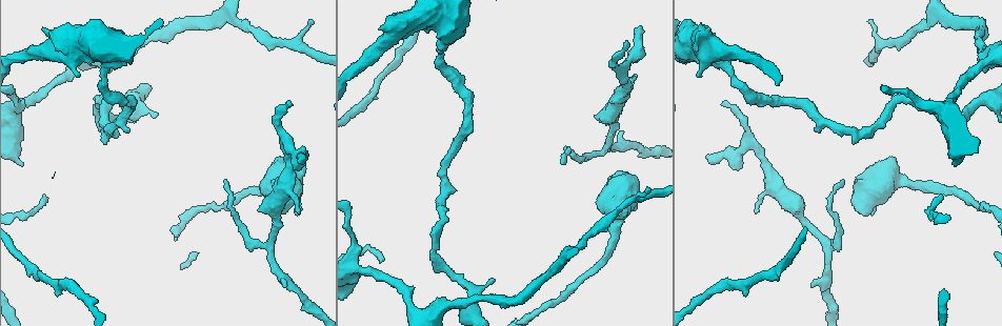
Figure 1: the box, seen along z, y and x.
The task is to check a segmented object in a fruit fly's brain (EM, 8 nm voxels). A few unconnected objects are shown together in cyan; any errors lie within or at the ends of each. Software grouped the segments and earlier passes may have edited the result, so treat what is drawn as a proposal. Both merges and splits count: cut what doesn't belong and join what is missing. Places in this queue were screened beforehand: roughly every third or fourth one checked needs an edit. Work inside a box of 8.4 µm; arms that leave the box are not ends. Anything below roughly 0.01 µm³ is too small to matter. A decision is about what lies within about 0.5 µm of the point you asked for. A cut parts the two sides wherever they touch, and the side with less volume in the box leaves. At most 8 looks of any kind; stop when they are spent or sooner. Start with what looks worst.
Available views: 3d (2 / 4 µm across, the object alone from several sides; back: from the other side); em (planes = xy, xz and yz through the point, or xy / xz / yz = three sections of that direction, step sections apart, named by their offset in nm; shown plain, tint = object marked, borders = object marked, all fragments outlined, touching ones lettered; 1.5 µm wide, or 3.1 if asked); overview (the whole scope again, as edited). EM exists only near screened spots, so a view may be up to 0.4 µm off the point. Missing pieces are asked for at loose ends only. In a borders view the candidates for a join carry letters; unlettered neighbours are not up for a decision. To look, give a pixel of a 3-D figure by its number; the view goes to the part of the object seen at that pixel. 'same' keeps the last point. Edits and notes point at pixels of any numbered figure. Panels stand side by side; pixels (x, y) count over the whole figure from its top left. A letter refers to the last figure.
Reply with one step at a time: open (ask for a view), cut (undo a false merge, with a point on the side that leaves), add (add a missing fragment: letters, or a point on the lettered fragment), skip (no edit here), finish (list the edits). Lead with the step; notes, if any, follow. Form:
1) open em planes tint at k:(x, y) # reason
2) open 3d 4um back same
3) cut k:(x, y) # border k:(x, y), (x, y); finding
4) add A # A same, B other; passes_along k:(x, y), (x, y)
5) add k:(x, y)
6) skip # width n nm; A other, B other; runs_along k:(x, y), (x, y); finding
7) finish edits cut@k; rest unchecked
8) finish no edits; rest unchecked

open 3d 2um at 1:(44, 193) # long arm stops here

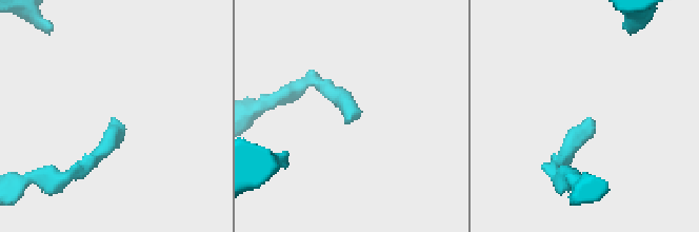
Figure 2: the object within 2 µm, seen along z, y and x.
open em planes borders at 2:(348, 121)

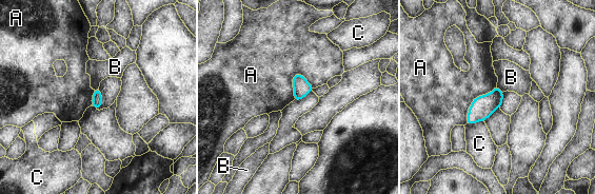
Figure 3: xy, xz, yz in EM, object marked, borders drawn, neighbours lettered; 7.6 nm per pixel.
skip # A other, B other, C other; border 3:(496, 84), (472, 101), (464, 123); none of them fits

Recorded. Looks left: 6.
open em yz step 8 borders at 1:(649, 187) # tapers out

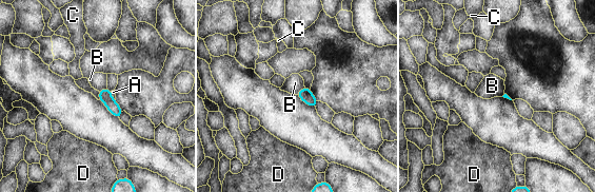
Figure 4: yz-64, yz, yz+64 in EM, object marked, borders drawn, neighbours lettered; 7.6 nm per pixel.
open em planes borders same

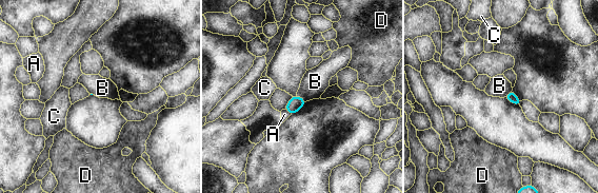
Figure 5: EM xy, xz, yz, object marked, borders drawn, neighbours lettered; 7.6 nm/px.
skip # longest_contact B 90 nm; A other, B other, C other, D other; border 5:(297, 95), (305, 101); none of them fits

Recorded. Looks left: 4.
open em planes borders at 1:(562, 160) # thin end

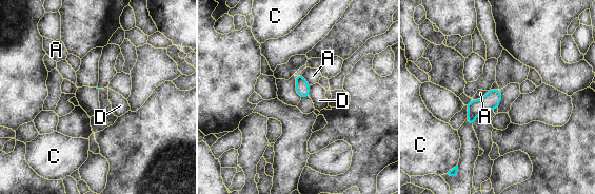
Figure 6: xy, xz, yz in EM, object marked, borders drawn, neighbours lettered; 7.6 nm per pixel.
skip # A other, C other, D other; border 6:(488, 91), (480, 98), (472, 99); no lettered fragment goes on from it

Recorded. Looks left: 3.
finish no edits; rest unchecked

